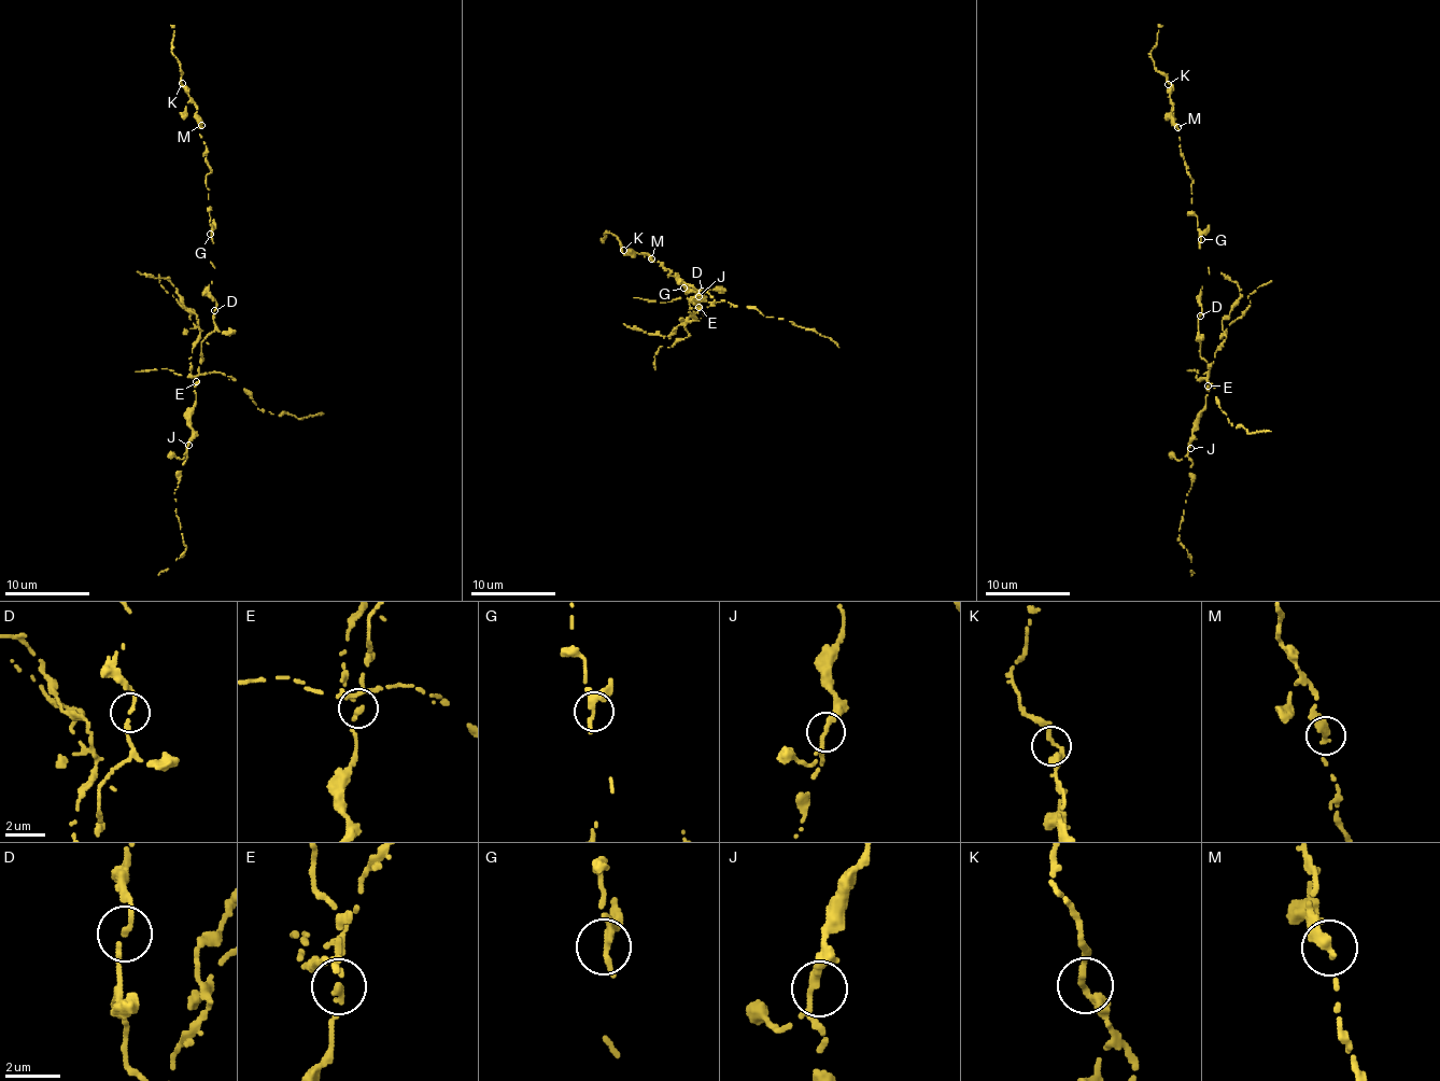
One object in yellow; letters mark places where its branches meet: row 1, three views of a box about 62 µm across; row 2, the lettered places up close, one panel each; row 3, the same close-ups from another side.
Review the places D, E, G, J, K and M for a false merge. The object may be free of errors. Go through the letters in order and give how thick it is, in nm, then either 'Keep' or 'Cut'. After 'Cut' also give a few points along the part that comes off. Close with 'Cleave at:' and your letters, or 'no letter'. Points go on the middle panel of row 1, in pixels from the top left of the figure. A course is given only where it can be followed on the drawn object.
D: Thickness 200 nm. Keep
E: Thickness 240 nm. Cut. Course of the part to remove: (697, 307), (692, 308), (689, 304), (692, 299), (752, 307), (763, 316), (814, 330), (838, 348)
G: Thickness 280 nm. Keep
J: Thickness 280 nm. Keep
K: Thickness 240 nm. Keep
M: Thickness 300 nm. Keep
Cleave at: E

